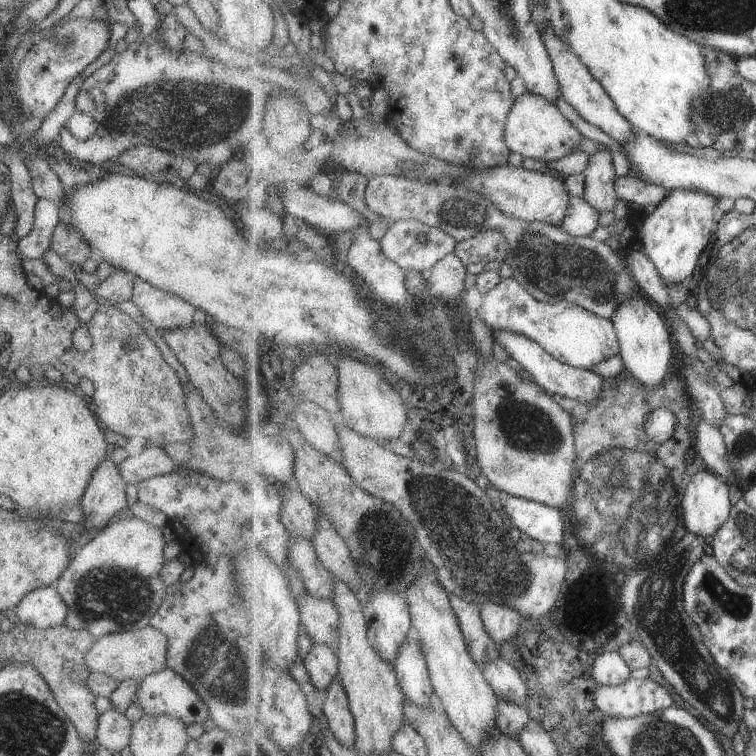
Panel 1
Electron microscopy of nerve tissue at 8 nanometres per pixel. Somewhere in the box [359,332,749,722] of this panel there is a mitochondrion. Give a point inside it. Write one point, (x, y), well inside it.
(633, 490)

